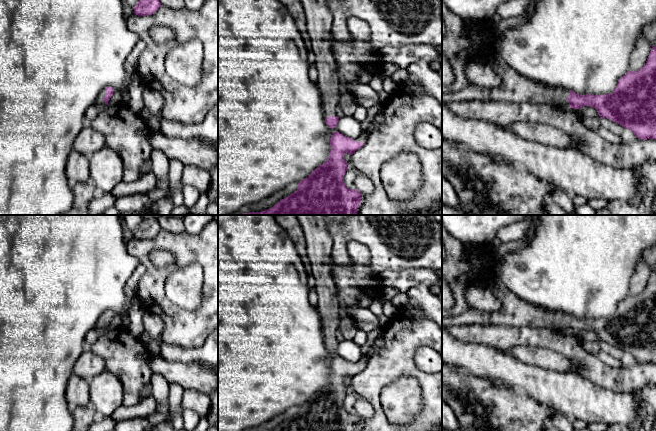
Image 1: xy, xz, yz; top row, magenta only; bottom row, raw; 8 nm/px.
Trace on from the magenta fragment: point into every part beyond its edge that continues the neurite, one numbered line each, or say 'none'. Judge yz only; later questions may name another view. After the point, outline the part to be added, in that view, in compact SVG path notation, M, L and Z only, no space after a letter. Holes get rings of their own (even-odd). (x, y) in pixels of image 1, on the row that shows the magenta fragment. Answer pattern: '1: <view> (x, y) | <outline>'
1: yz (514, 88) | M497 52L492 54L488 60L494 72L502 78L500 86L485 88L470 83L460 91L442 94L442 103L496 100L531 102L569 108L569 90L547 86L518 74Z

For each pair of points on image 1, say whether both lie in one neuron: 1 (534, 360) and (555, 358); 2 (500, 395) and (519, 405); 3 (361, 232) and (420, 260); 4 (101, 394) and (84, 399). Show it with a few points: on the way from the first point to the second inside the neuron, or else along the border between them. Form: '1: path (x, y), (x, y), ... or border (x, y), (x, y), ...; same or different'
1: path (539, 358), (550, 358); same
2: path (505, 400), (510, 405), (514, 405); same
3: path (376, 238), (396, 257), (405, 260); same
4: border (87, 380), (90, 404); different

